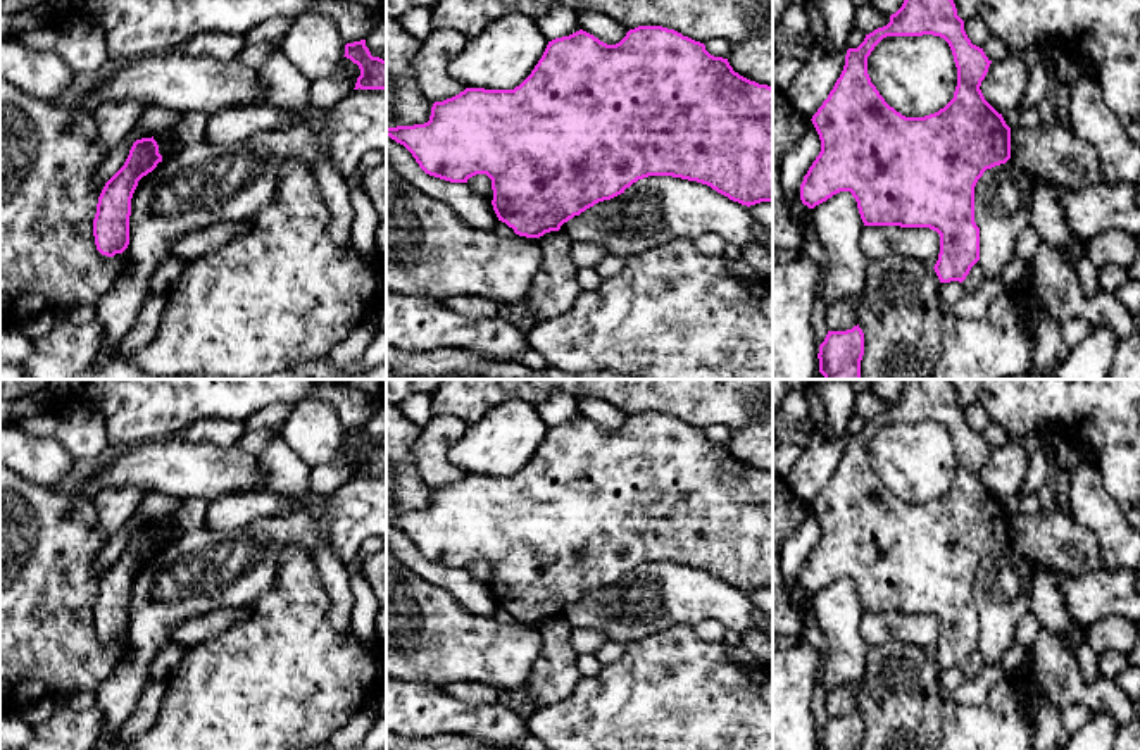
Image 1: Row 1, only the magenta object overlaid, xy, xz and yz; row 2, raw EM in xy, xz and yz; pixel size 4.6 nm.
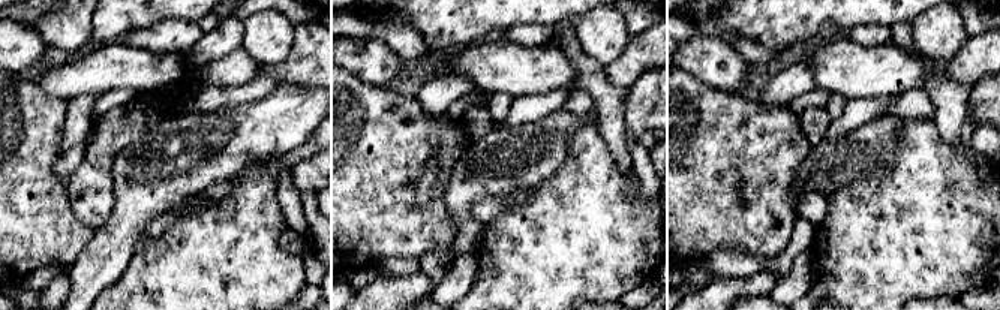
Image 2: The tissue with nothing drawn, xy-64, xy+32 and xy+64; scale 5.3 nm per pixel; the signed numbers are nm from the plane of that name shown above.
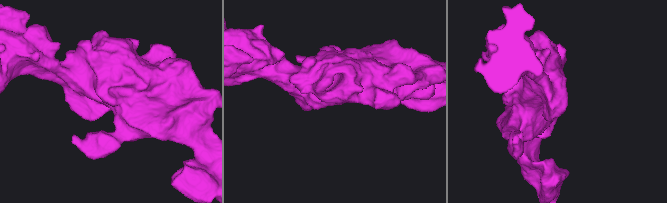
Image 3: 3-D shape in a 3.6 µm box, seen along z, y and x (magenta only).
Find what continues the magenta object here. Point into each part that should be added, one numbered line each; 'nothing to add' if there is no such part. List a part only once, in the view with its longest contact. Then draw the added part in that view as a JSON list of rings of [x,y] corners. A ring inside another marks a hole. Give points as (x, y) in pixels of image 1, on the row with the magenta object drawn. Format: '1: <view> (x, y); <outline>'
nothing to add

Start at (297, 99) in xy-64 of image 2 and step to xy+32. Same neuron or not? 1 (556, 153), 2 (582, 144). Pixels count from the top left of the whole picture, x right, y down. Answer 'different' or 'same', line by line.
1: same
2: different

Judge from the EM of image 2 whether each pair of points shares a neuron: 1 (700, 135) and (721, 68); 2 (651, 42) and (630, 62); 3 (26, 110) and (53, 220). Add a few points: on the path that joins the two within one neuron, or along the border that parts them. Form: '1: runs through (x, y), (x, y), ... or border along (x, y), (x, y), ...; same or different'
1: border along (684, 72), (715, 89), (738, 93); different
2: runs through (646, 47), (634, 59); same
3: runs through (26, 137), (26, 186), (33, 193); same

